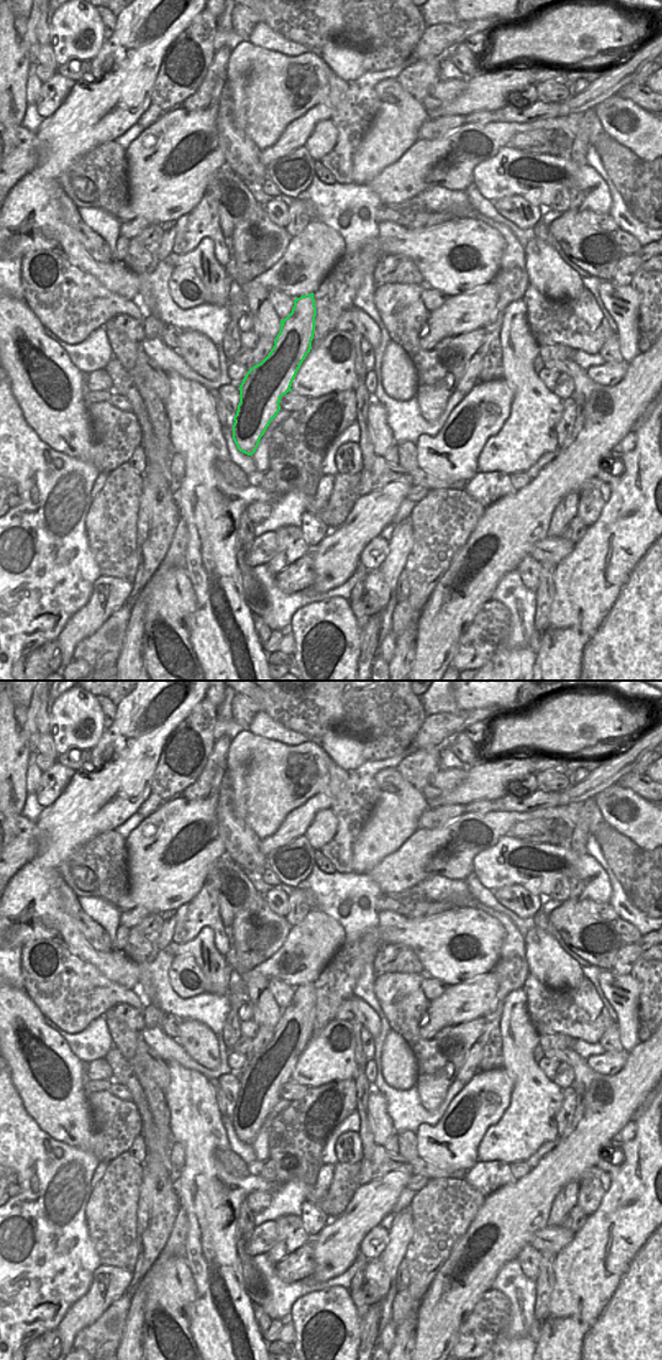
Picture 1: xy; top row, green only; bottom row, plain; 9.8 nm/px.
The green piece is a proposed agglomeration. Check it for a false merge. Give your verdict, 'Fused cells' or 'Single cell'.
Fused cells.

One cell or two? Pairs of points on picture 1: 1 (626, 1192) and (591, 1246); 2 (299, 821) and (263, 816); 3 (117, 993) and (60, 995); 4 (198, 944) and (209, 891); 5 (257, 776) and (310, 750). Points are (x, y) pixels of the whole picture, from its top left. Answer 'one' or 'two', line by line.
1: one
2: two
3: one
4: two
5: one

